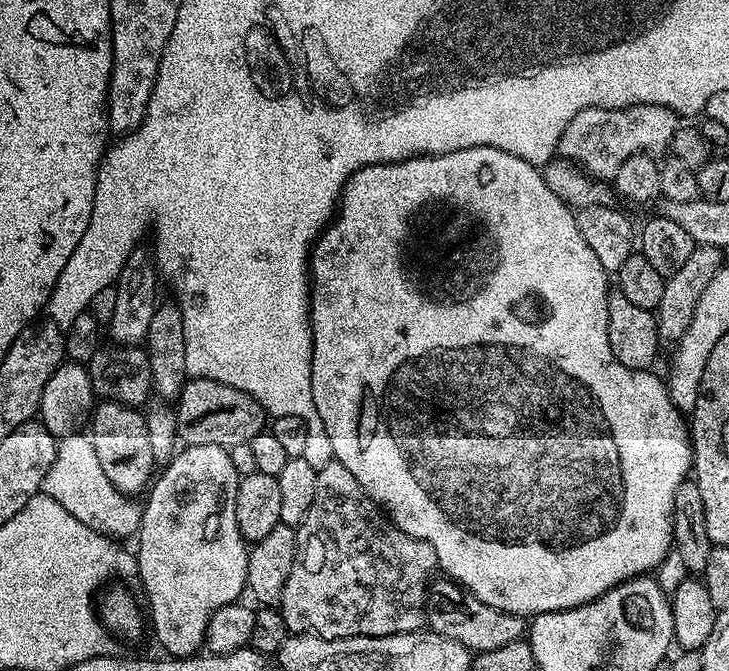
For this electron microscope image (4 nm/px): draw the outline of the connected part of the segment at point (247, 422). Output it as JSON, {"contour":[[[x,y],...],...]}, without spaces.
{"contour":[[[201,376],[189,378],[182,386],[180,395],[175,397],[174,411],[176,414],[176,434],[185,445],[222,446],[231,450],[239,444],[248,444],[266,428],[266,413],[249,392],[238,390],[234,386],[226,386],[217,380],[207,380]]]}

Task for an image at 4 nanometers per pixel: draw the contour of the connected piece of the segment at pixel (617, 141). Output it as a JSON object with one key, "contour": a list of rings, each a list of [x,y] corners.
{"contour":[[[643,104],[629,108],[587,108],[574,114],[570,126],[566,126],[558,152],[563,159],[579,166],[597,181],[608,182],[622,162],[632,155],[667,153],[677,127],[676,113],[666,106]]]}

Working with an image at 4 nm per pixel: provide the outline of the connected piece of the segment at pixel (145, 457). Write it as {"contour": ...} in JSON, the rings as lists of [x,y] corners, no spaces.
{"contour":[[[113,400],[97,403],[90,412],[90,426],[92,424],[90,435],[99,465],[102,466],[103,473],[122,495],[131,498],[136,496],[135,492],[143,493],[153,483],[154,473],[158,468],[154,453],[150,451],[150,430],[146,426],[144,418],[145,413],[140,408],[131,408]]]}

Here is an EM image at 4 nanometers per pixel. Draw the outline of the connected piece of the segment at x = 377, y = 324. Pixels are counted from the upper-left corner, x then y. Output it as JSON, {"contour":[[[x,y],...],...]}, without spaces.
{"contour":[[[474,146],[454,150],[446,154],[438,154],[431,158],[412,156],[409,160],[393,164],[371,164],[344,181],[344,191],[340,193],[340,202],[334,213],[334,219],[320,234],[310,257],[310,319],[312,321],[312,389],[314,390],[314,406],[318,406],[318,414],[324,423],[324,433],[330,438],[330,446],[334,446],[334,459],[346,470],[358,478],[358,486],[373,502],[379,504],[393,524],[410,534],[434,546],[436,562],[441,569],[445,568],[460,585],[471,595],[476,596],[486,606],[498,606],[498,610],[513,612],[525,618],[537,616],[540,612],[561,612],[567,608],[577,608],[602,594],[606,594],[614,585],[624,580],[632,580],[635,576],[643,576],[659,568],[668,552],[673,551],[672,511],[674,510],[674,494],[684,480],[689,479],[692,467],[692,441],[690,428],[685,417],[671,401],[667,383],[659,380],[652,370],[634,370],[622,366],[612,357],[610,338],[608,337],[608,293],[609,289],[596,275],[602,269],[594,250],[586,246],[586,238],[578,230],[576,212],[546,186],[543,171],[537,165],[526,162],[521,156],[506,154],[506,150],[498,150],[494,146]]]}

